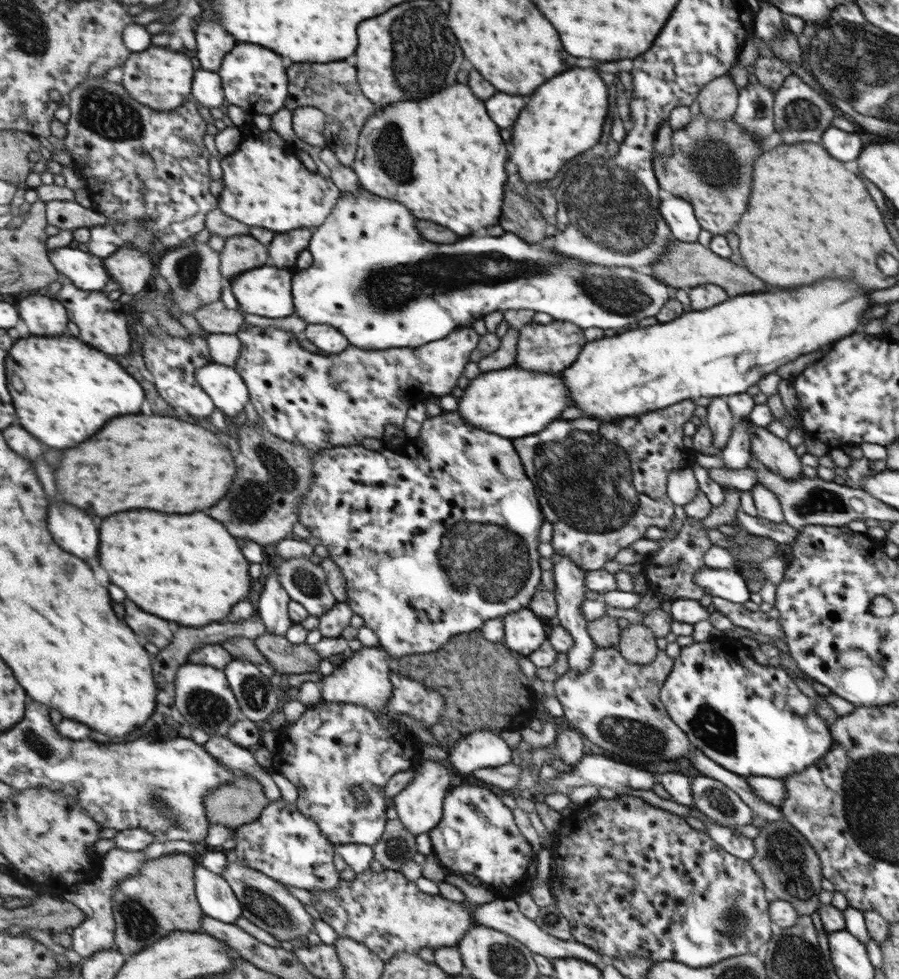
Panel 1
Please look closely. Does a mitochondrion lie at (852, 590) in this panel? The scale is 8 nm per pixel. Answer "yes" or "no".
no

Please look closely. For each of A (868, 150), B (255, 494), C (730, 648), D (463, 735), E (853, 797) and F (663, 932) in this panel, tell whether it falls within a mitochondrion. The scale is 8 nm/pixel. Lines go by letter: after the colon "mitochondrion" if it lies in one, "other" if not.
A: other
B: mitochondrion
C: other
D: other
E: mitochondrion
F: other

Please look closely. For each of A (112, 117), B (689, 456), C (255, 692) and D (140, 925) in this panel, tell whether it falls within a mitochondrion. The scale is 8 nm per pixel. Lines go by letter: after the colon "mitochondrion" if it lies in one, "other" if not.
A: mitochondrion
B: other
C: mitochondrion
D: mitochondrion

